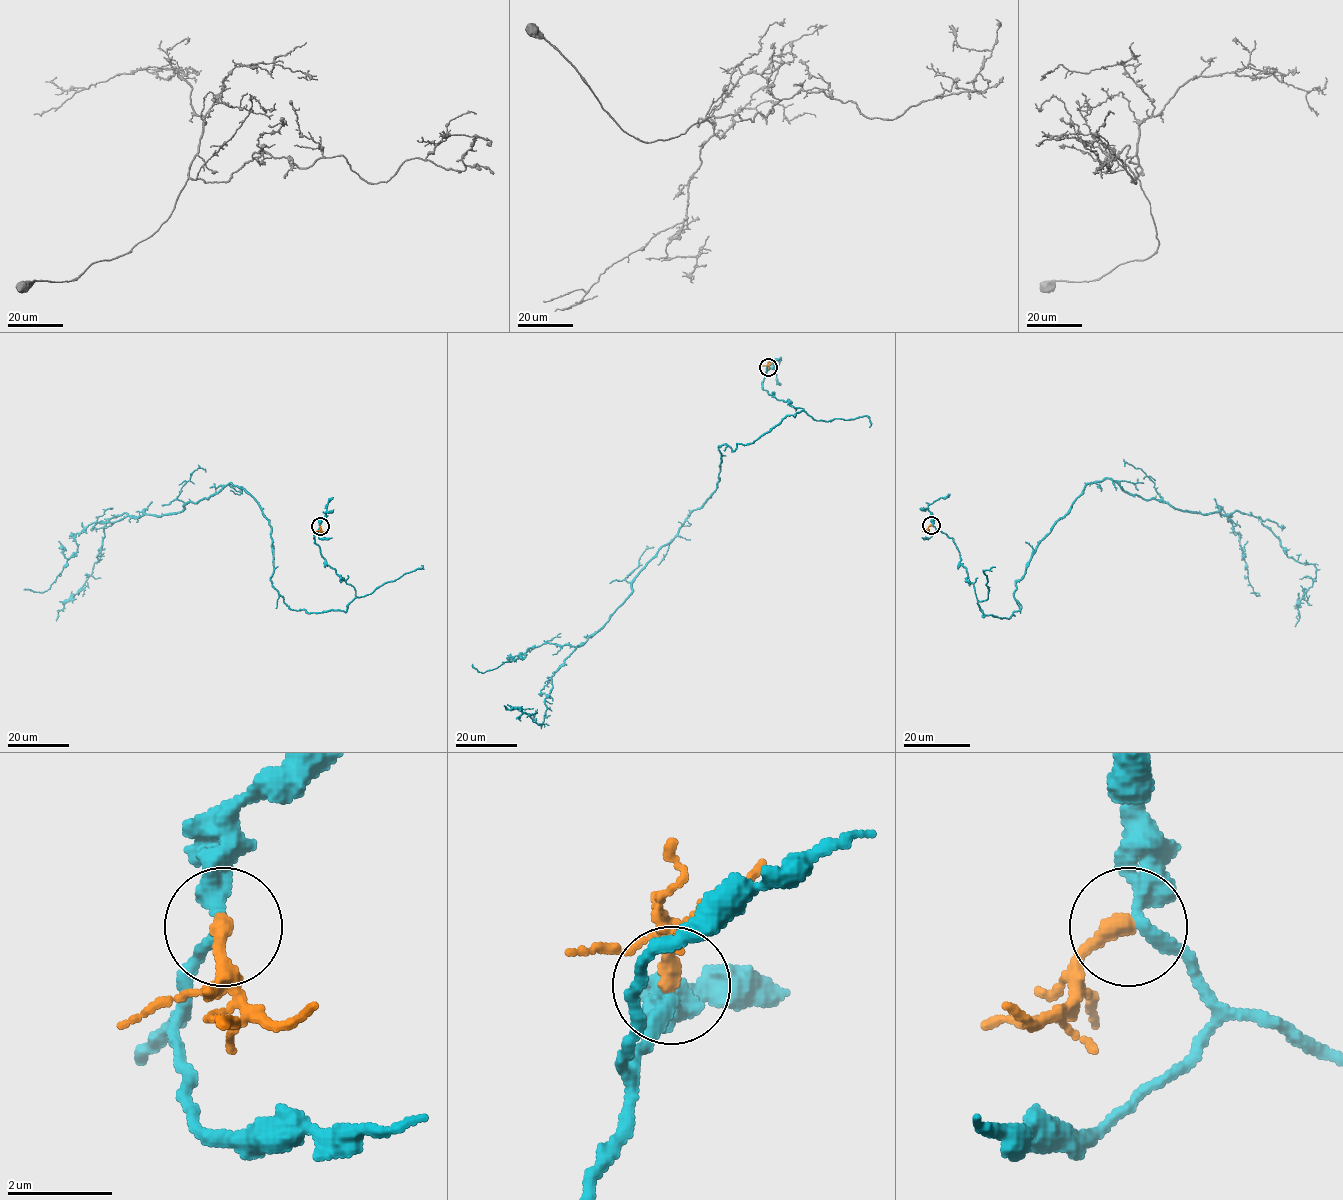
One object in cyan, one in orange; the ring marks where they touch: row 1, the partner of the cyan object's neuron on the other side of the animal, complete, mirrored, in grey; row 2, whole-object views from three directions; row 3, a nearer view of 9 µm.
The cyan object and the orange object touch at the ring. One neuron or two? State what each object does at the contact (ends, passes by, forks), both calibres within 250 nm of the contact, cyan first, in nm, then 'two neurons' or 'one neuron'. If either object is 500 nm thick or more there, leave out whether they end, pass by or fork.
cyan passes by; orange ends; calibres 320 and 340 nm; two neurons

